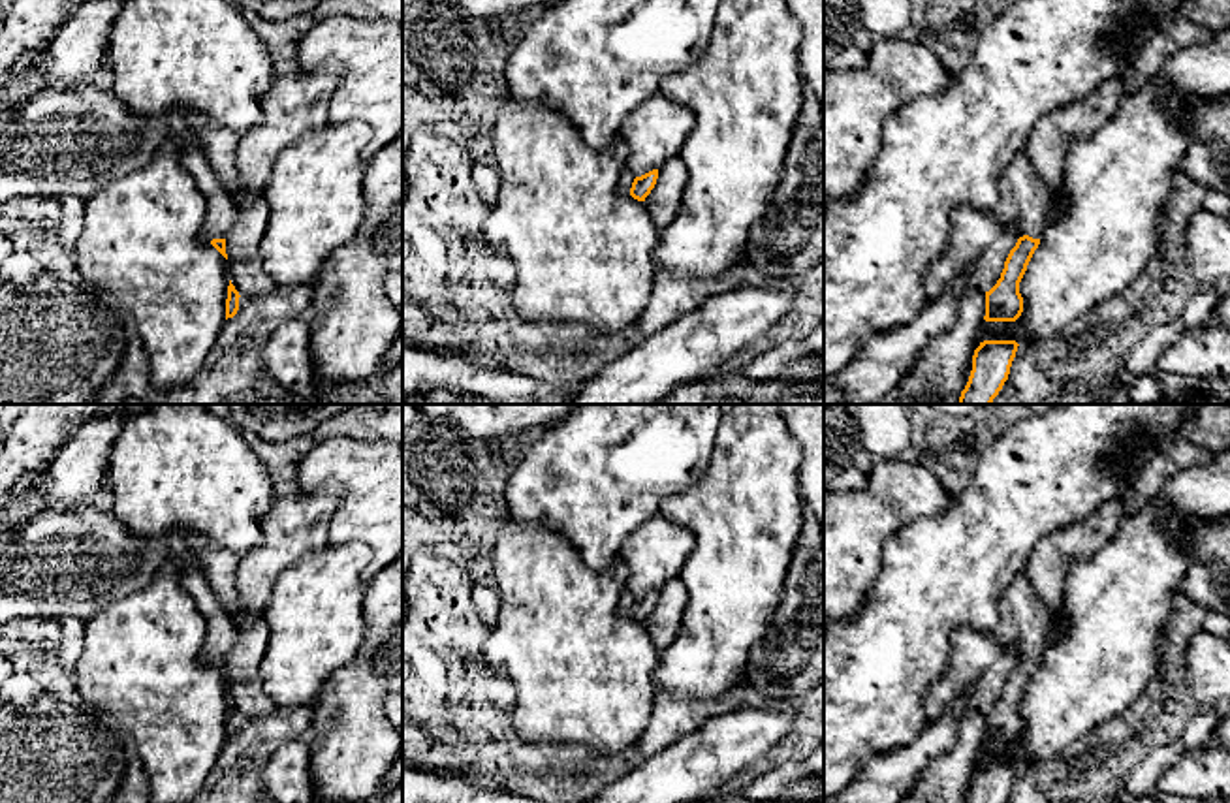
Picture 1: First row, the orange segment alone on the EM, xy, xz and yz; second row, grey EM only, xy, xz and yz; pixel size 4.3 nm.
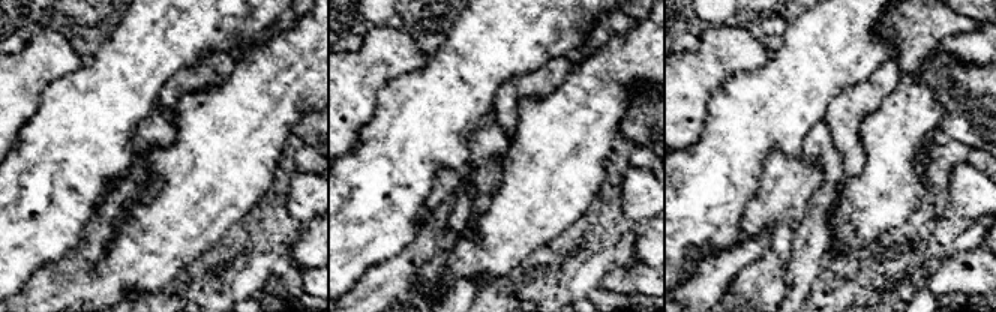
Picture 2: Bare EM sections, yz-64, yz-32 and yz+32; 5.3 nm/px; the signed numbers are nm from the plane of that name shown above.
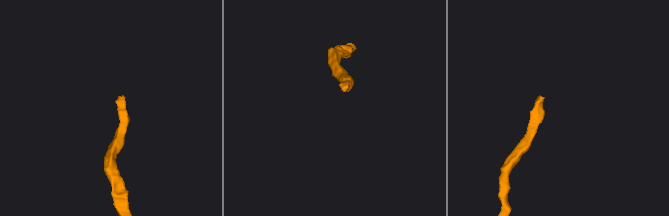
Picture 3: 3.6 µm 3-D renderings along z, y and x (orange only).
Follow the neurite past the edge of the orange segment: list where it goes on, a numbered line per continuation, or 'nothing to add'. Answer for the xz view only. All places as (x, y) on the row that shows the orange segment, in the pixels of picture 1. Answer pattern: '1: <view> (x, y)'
1: xz (627, 177)

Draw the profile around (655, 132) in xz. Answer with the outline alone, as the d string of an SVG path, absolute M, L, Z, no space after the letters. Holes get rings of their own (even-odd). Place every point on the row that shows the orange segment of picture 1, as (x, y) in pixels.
M654 94L626 115L619 135L628 145L626 169L641 177L679 156L694 128L694 115L681 103Z

